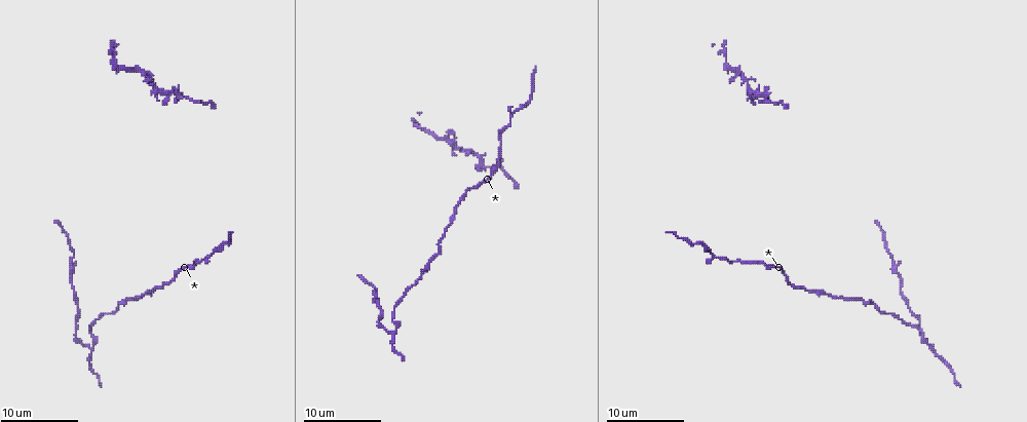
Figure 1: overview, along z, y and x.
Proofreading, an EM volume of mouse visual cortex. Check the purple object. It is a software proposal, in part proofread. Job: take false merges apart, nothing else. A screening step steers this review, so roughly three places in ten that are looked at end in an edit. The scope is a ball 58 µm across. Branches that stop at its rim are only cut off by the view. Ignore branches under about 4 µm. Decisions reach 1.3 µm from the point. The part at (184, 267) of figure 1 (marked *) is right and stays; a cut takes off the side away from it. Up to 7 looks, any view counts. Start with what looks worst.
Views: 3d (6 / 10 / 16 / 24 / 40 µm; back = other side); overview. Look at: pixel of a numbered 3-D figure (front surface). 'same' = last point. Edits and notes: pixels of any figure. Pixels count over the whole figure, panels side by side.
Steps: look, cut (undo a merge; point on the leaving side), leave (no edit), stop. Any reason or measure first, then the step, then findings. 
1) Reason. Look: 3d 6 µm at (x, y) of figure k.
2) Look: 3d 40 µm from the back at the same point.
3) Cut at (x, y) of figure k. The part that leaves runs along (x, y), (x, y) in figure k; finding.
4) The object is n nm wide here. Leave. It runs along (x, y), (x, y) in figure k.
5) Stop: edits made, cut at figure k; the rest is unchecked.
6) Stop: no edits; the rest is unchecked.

Look: 3d 16 µm at (390, 333) of figure 1.

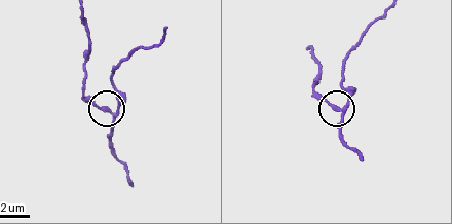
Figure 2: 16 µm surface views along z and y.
Closer look. Look: 3d 6 µm at (340, 107) of figure 2.

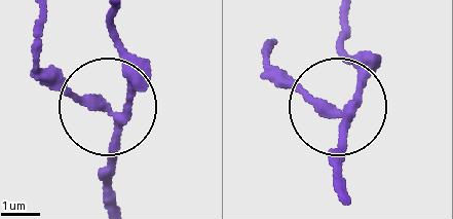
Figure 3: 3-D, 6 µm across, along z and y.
Leave. It runs along (347, 14), (343, 50), (356, 83), (343, 106), (337, 188) in figure 3; continuous, no second cell.

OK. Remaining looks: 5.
Look: 3d 6 µm at (512, 113) of figure 1.

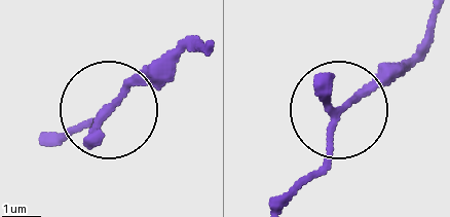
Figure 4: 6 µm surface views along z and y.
3 arms meet here. Leave. It runs along (282, 205), (324, 156), (330, 116), (403, 61) in figure 4; all the same cell.

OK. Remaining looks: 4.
Thick turns thin. Look: 3d 16 µm at (765, 95) of figure 1.

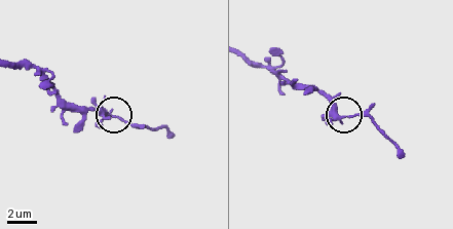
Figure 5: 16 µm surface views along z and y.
Look: 3d 16 µm from the back at (339, 118) of figure 5.

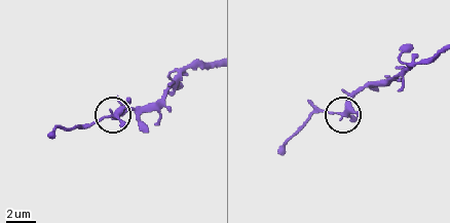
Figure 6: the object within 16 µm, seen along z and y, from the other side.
The object is 270 nm wide here. Leave. All the same cell.

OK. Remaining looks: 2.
Stop: no edits; the rest is unchecked.

